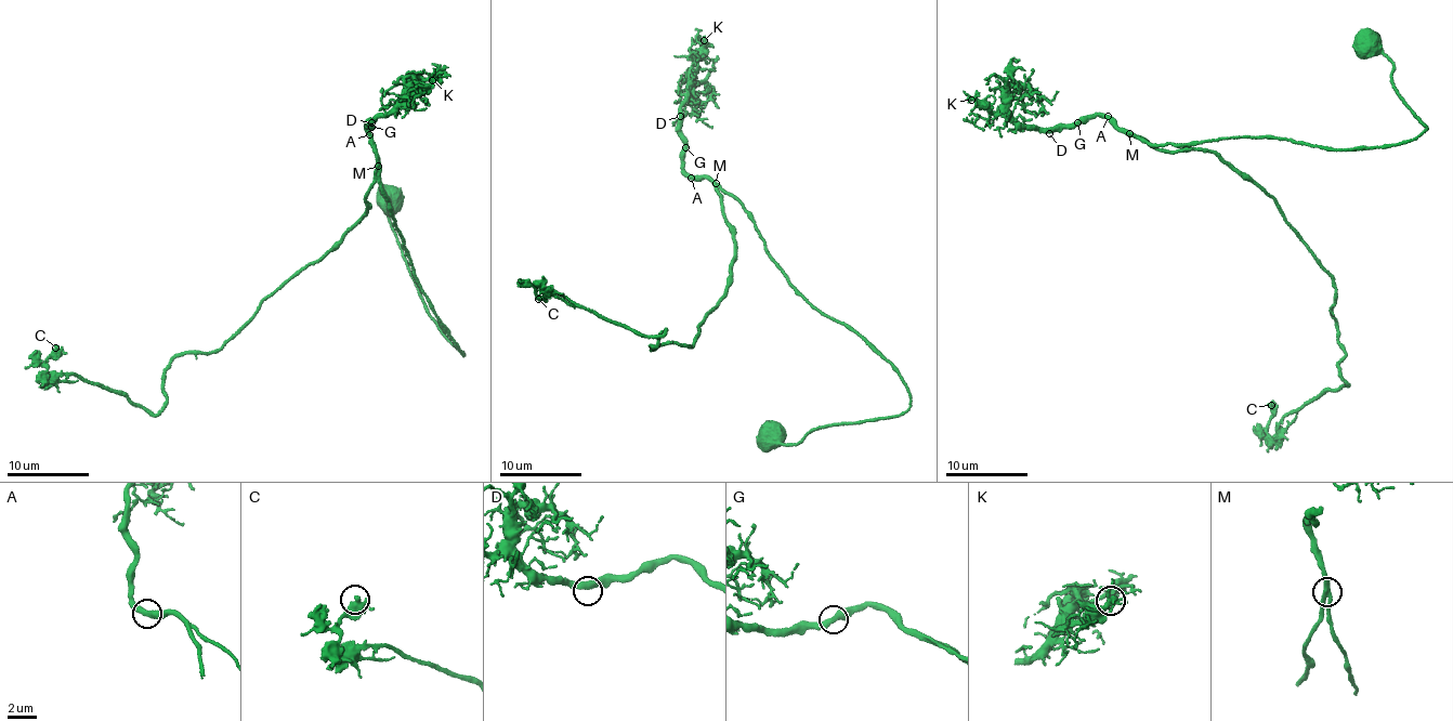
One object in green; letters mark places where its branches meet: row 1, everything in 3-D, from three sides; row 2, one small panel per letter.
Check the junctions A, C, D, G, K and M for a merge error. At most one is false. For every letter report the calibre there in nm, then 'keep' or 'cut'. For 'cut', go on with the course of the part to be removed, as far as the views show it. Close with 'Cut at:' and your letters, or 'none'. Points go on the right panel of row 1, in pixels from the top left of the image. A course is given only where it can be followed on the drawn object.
A: calibre 400 nm; keep
C: calibre 440 nm; keep
D: calibre 400 nm; keep
G: calibre 400 nm; keep
K: calibre 240 nm; keep
M: calibre 360 nm; keep
Cut at: none

